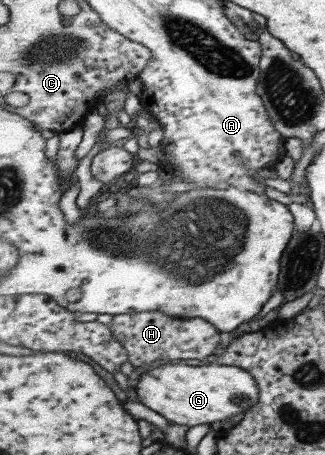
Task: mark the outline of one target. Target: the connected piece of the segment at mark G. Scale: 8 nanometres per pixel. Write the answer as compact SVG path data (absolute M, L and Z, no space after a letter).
M169 362L146 373L141 372L136 384L138 390L134 398L140 397L138 401L142 405L148 405L174 423L189 427L226 421L234 415L244 414L260 400L259 383L252 372L216 362L200 366Z

